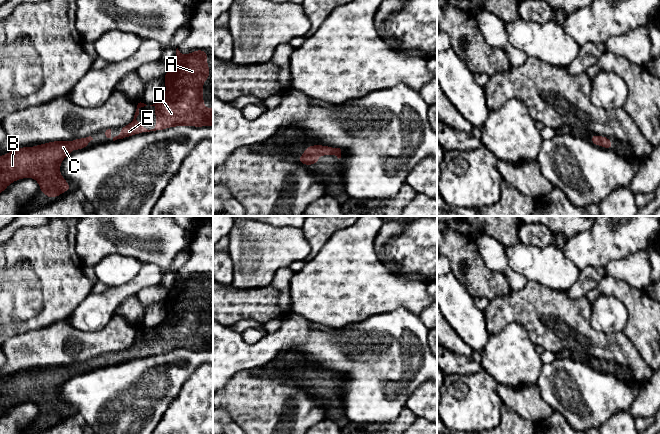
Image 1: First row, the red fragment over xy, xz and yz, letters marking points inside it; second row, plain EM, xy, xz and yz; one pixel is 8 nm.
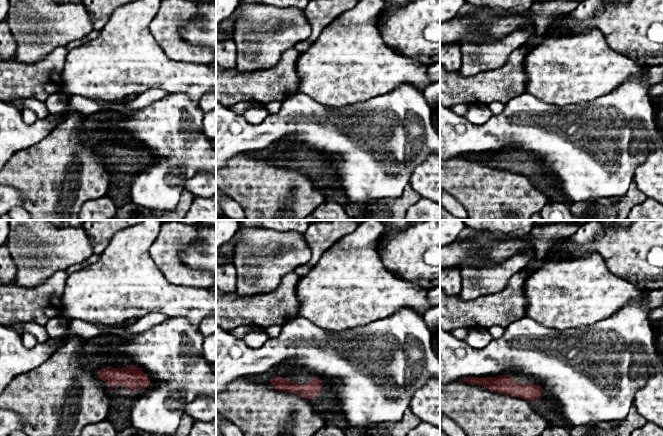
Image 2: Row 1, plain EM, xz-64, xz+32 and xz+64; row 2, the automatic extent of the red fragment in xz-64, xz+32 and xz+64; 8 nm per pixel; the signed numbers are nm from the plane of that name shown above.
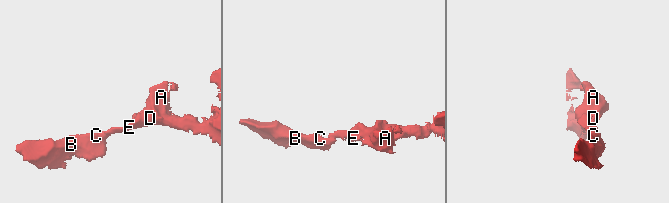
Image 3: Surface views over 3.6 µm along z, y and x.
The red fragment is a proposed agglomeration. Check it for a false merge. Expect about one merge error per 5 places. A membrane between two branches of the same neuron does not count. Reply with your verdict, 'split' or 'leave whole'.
leave whole

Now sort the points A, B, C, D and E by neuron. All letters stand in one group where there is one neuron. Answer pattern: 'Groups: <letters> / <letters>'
Groups: A B C D E

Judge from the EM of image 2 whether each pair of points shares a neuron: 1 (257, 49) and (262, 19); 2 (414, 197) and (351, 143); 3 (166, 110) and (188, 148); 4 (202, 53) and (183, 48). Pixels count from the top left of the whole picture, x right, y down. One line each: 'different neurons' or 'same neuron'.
1: same neuron
2: different neurons
3: same neuron
4: same neuron

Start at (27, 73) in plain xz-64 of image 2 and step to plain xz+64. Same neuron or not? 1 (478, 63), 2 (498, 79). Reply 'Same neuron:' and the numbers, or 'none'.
Same neuron: 2

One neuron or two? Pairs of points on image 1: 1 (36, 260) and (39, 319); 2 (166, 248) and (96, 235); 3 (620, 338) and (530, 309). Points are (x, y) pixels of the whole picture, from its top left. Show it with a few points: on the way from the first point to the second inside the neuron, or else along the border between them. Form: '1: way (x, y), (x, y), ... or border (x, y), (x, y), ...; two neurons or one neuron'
1: way (36, 275), (37, 304); one neuron
2: way (149, 233), (113, 232); one neuron
3: way (598, 339), (552, 314); one neuron

